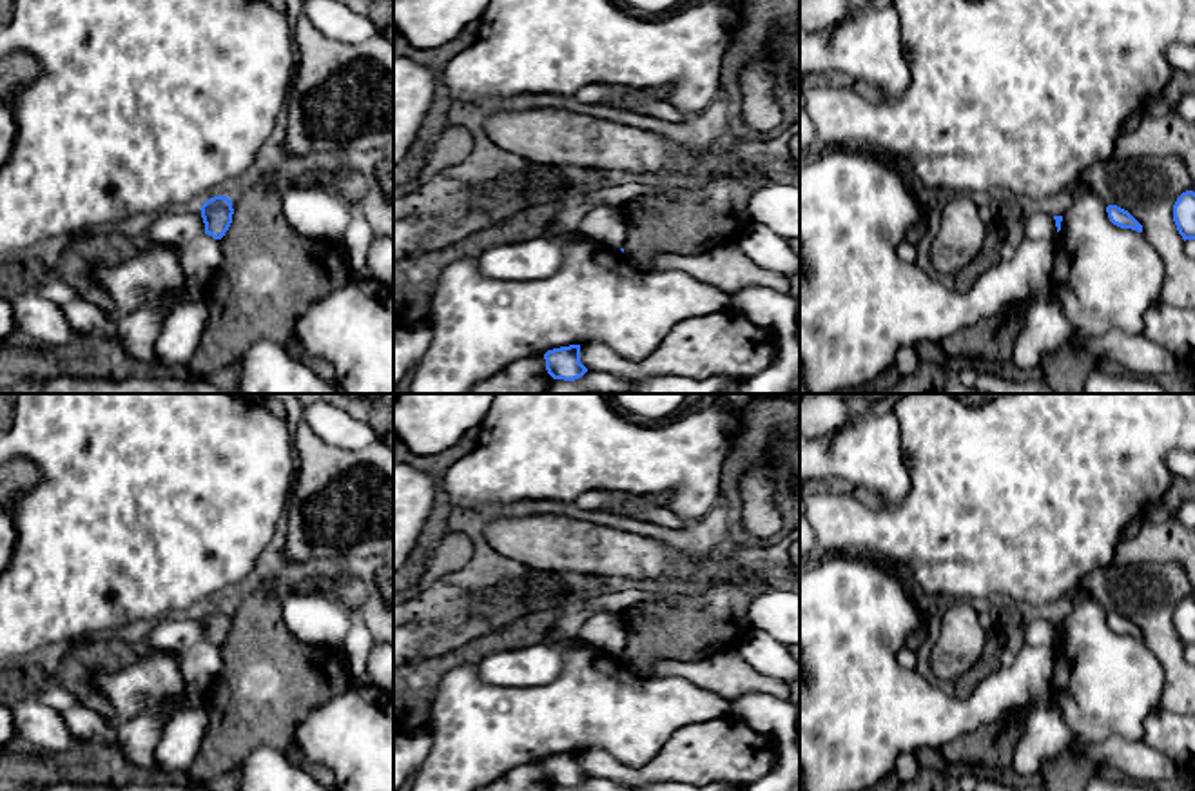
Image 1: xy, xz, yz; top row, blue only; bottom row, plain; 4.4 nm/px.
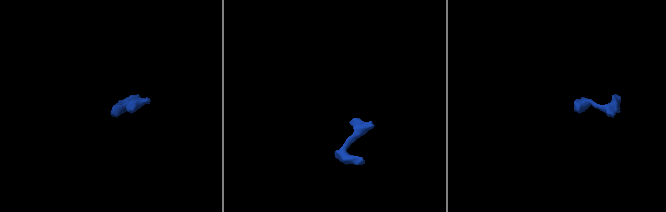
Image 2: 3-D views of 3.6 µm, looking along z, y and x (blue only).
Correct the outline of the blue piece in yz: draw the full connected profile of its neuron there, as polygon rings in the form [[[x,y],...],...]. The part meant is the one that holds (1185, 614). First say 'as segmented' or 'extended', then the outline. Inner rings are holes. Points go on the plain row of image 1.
as segmented; [[[1182,599],[1173,611],[1173,628],[1182,646],[1195,646],[1195,599]]]

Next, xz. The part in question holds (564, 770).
as segmented; [[[580,751],[548,757],[544,766],[546,776],[553,786],[575,787],[588,778],[580,769]]]

